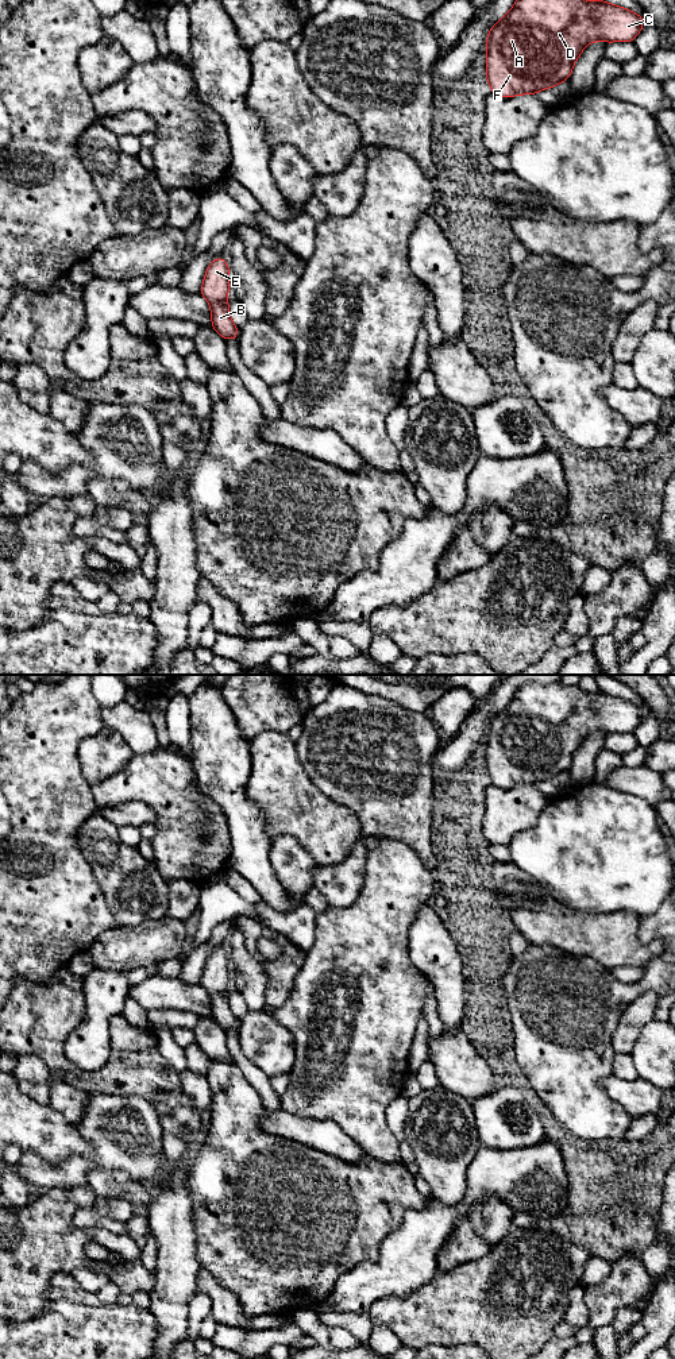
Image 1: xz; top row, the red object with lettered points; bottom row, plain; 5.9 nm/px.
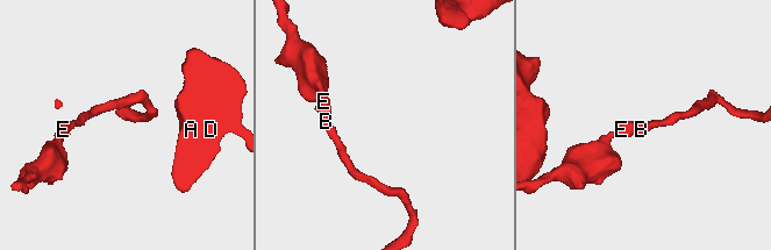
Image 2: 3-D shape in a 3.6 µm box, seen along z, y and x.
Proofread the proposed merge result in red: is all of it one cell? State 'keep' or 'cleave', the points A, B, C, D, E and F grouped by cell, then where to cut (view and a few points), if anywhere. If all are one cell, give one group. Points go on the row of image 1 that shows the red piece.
cleave; A C D E F / B; cut in xz along (227, 301), (211, 305)

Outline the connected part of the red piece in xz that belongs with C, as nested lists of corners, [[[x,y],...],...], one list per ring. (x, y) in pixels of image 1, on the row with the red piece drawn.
[[[516,0],[513,8],[487,34],[486,78],[491,94],[508,99],[516,94],[536,94],[541,89],[554,88],[570,78],[574,62],[590,42],[633,42],[643,27],[644,19],[640,15],[603,0]]]

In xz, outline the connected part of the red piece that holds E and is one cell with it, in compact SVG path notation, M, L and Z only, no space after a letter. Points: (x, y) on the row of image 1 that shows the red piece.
M215 258L207 269L200 294L212 305L228 302L230 265Z

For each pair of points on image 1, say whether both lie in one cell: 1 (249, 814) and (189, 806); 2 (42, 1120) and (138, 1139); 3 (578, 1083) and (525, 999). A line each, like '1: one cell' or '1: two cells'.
1: two cells
2: two cells
3: one cell

